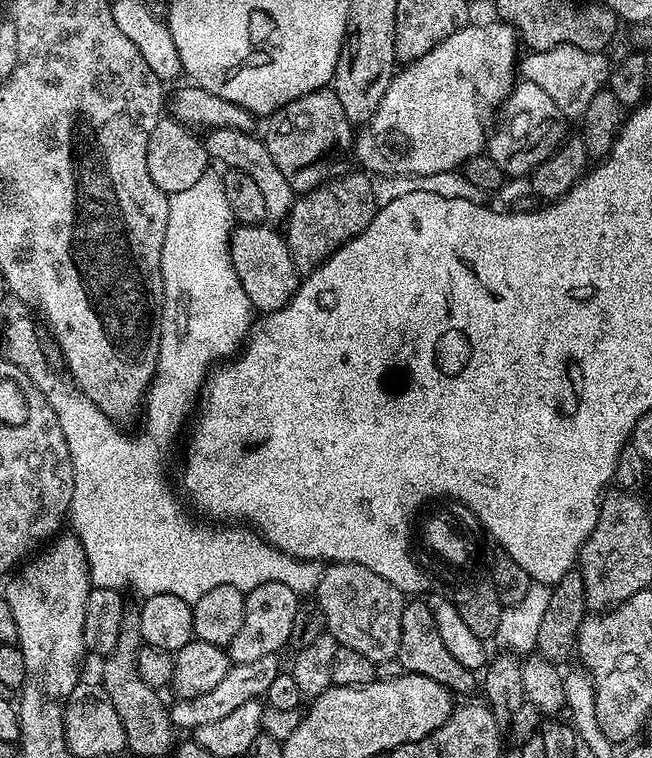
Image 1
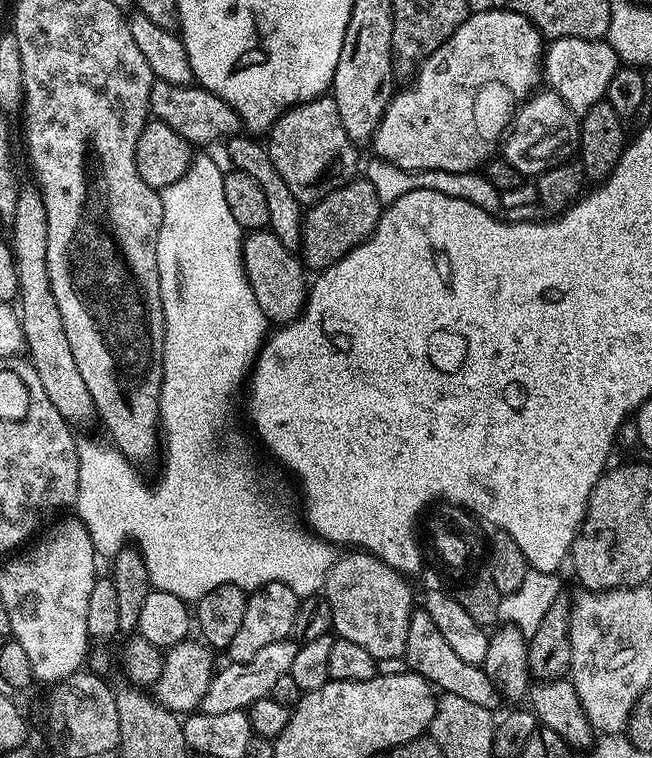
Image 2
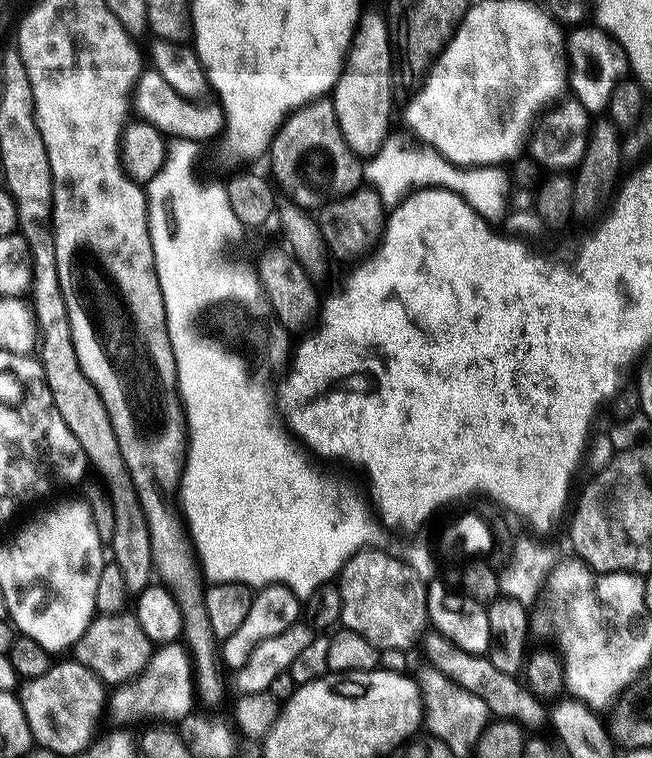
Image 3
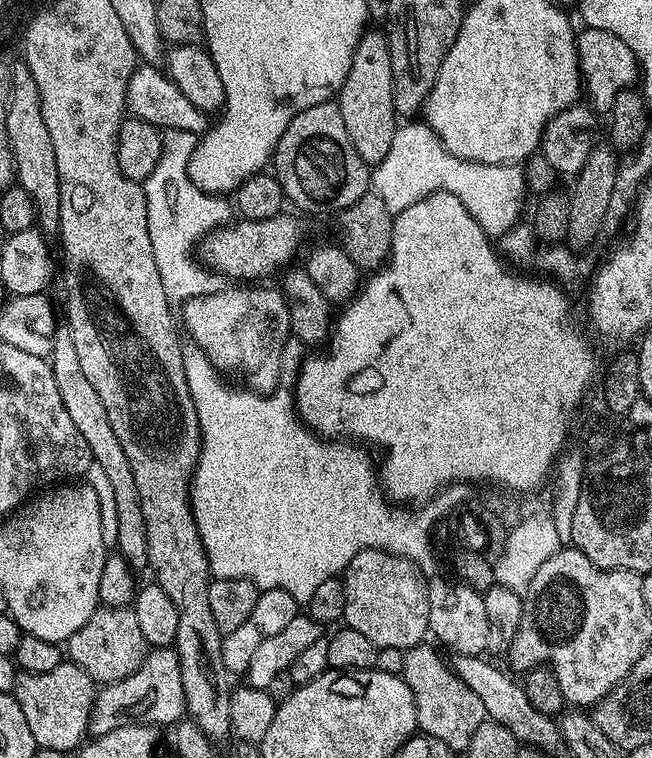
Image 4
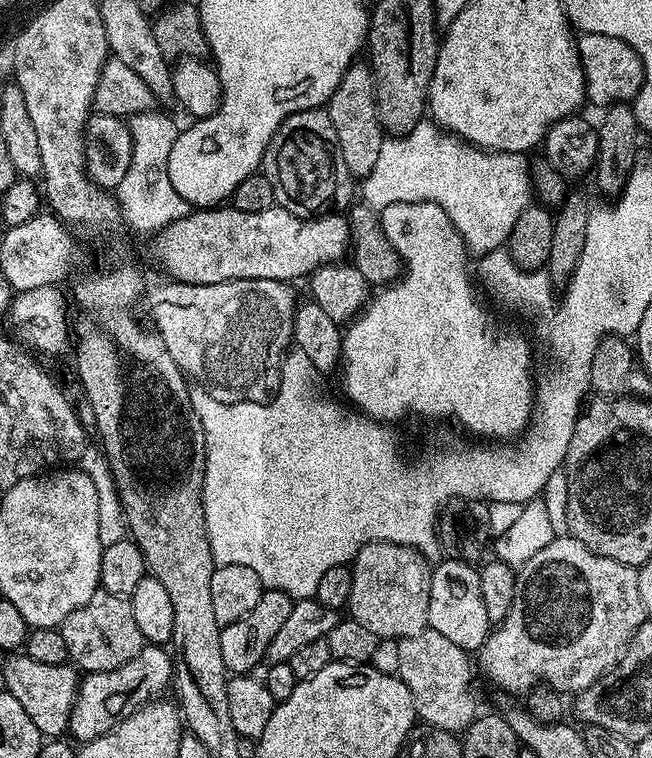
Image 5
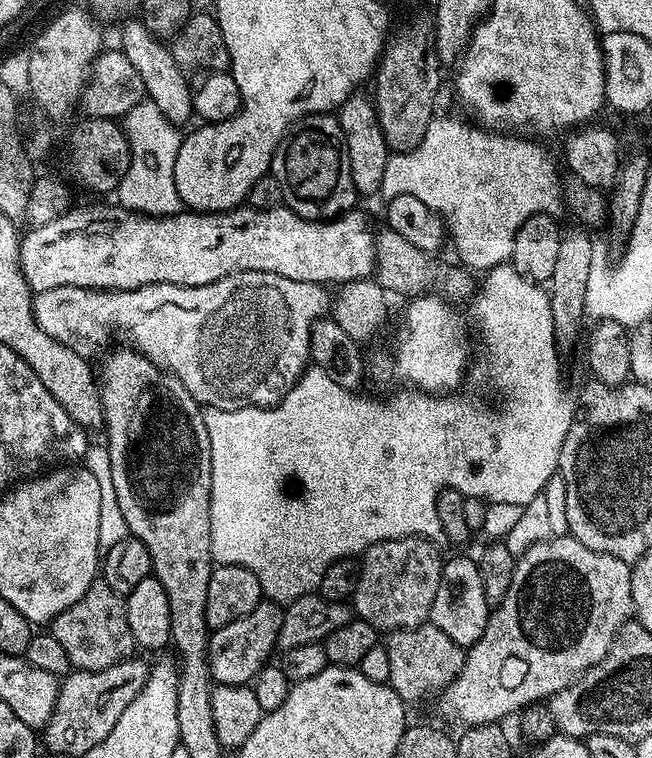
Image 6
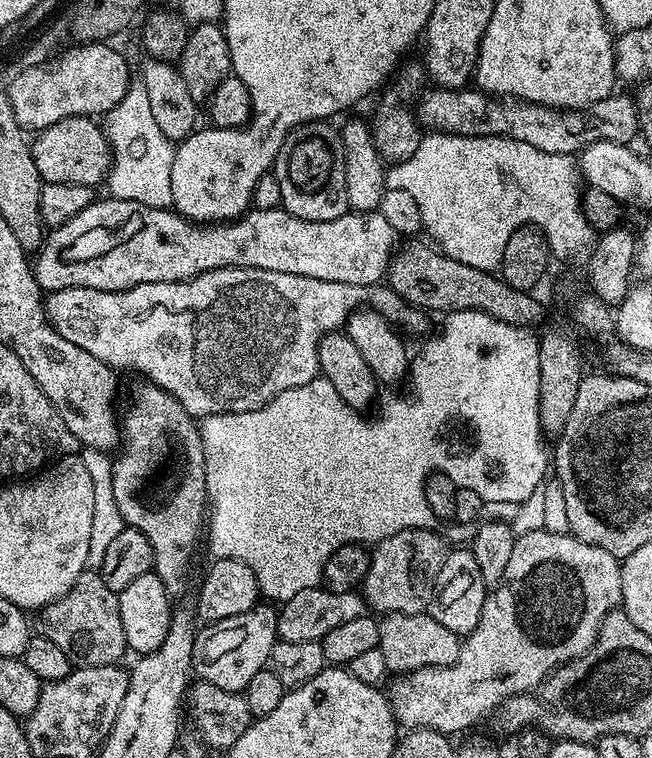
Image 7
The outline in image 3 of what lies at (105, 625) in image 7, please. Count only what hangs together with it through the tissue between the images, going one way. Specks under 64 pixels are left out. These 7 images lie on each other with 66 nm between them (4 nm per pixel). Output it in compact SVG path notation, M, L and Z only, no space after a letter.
M127 611L113 616L101 616L92 619L90 626L78 638L74 646L74 658L82 666L86 666L99 680L108 686L119 686L139 676L148 665L154 651L154 645L142 626L138 626L135 615Z

